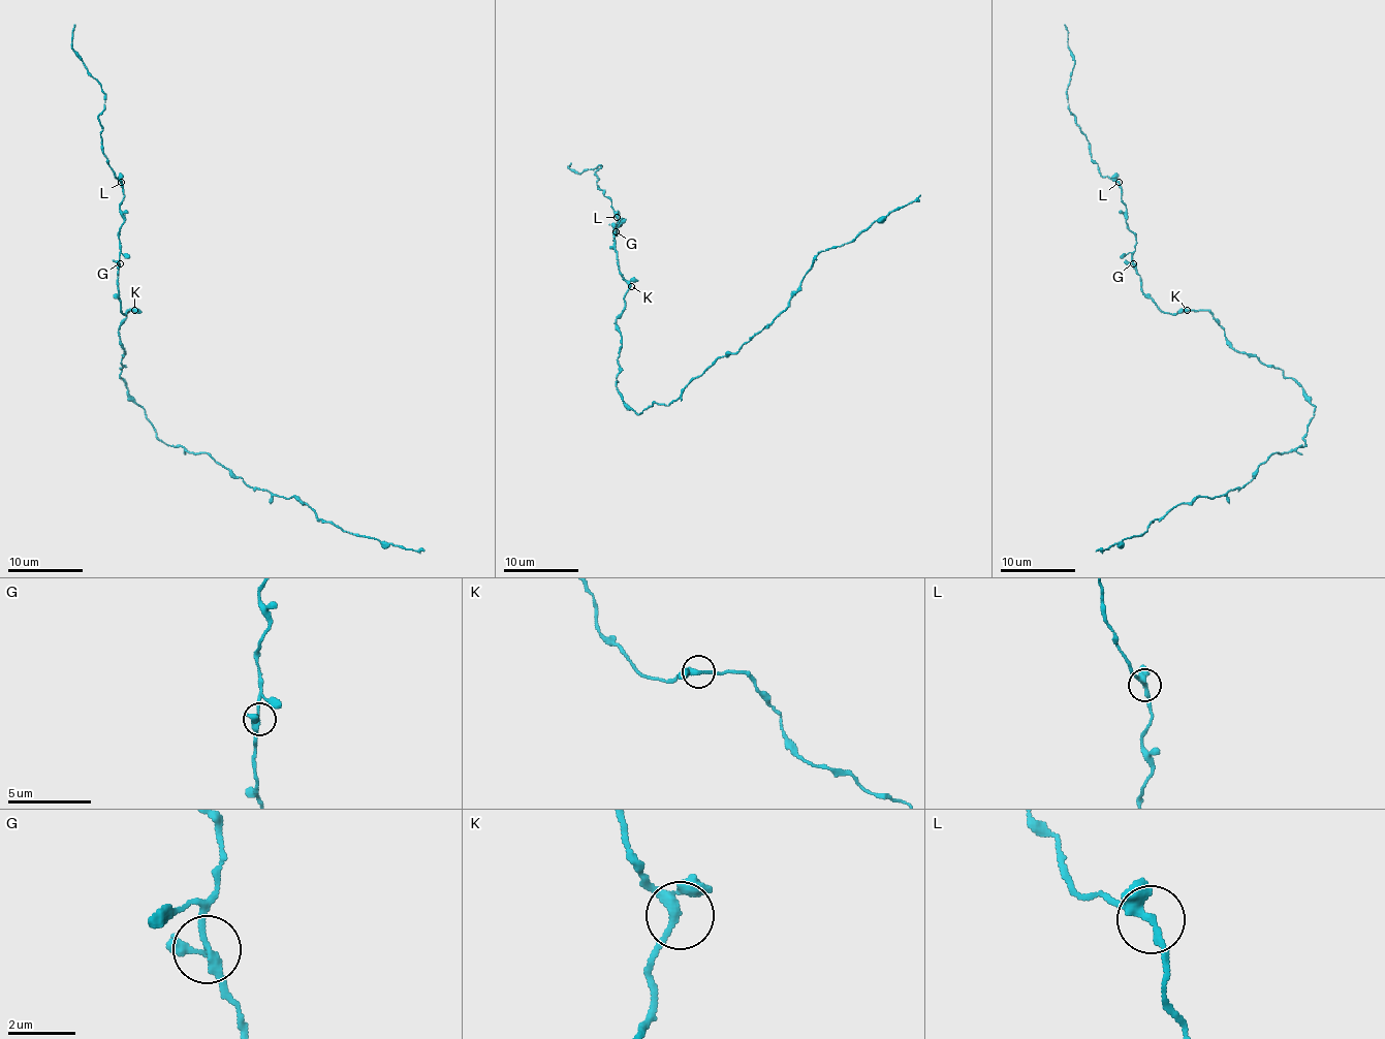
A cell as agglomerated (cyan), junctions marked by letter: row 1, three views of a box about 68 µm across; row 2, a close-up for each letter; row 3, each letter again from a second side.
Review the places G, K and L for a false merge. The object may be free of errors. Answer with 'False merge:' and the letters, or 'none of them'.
False merge: none of them

